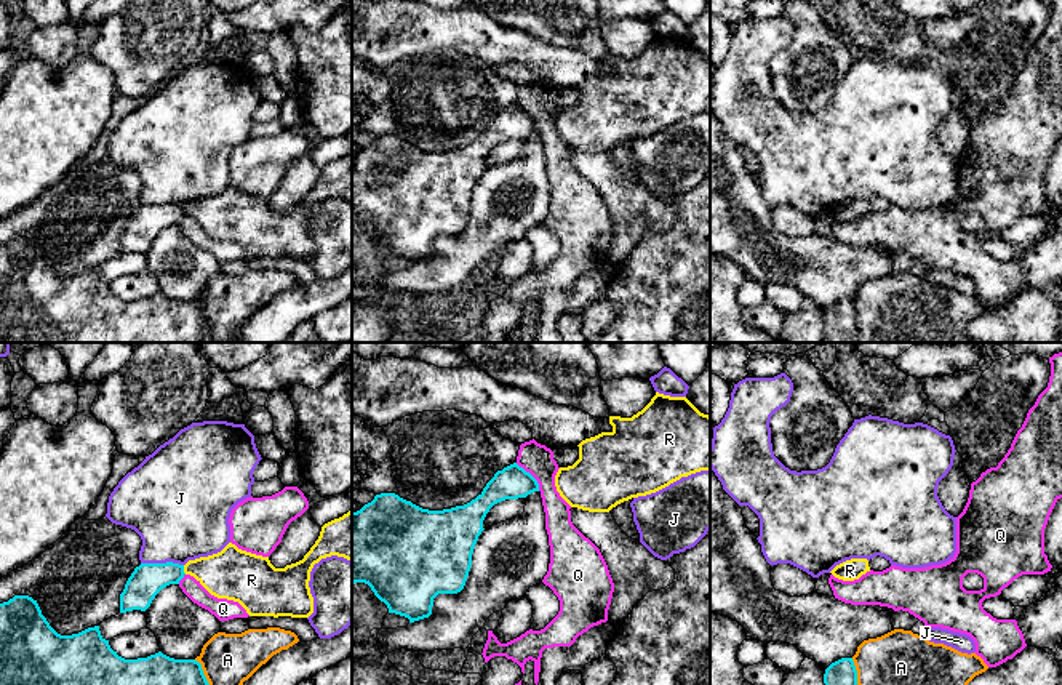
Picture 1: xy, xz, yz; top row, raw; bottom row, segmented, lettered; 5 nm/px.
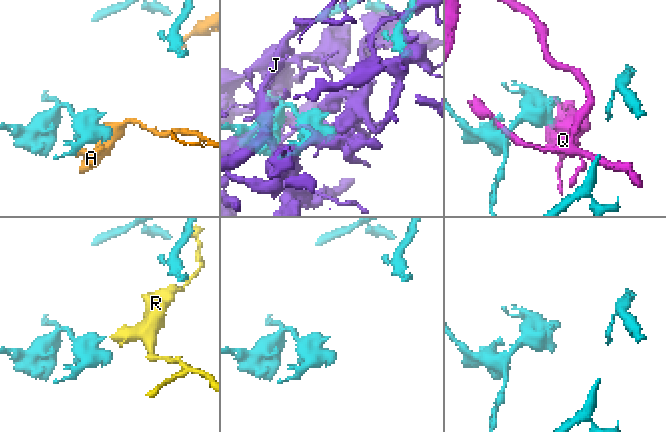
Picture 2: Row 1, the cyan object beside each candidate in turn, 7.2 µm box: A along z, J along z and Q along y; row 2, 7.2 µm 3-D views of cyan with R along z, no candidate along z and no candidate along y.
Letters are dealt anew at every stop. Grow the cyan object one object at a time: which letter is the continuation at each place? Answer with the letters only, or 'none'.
none

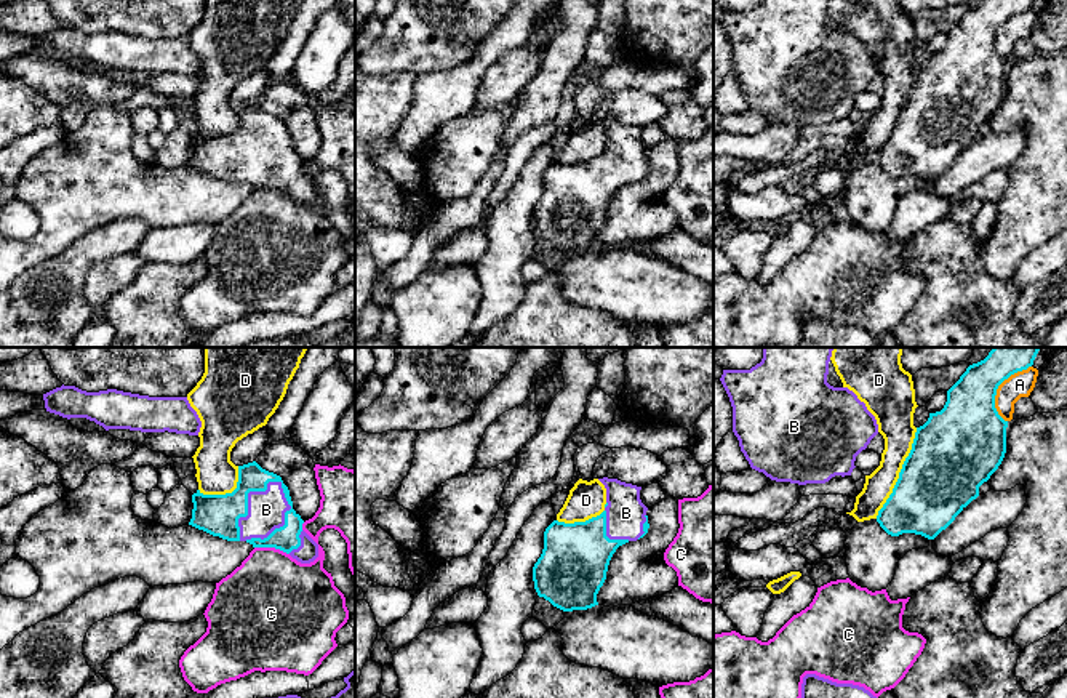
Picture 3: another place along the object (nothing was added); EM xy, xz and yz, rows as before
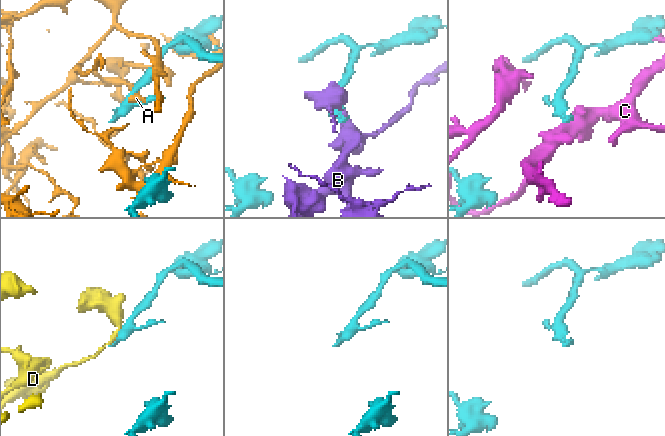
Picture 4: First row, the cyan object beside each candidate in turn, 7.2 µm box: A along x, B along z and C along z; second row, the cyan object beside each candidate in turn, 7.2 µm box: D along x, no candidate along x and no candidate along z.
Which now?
B

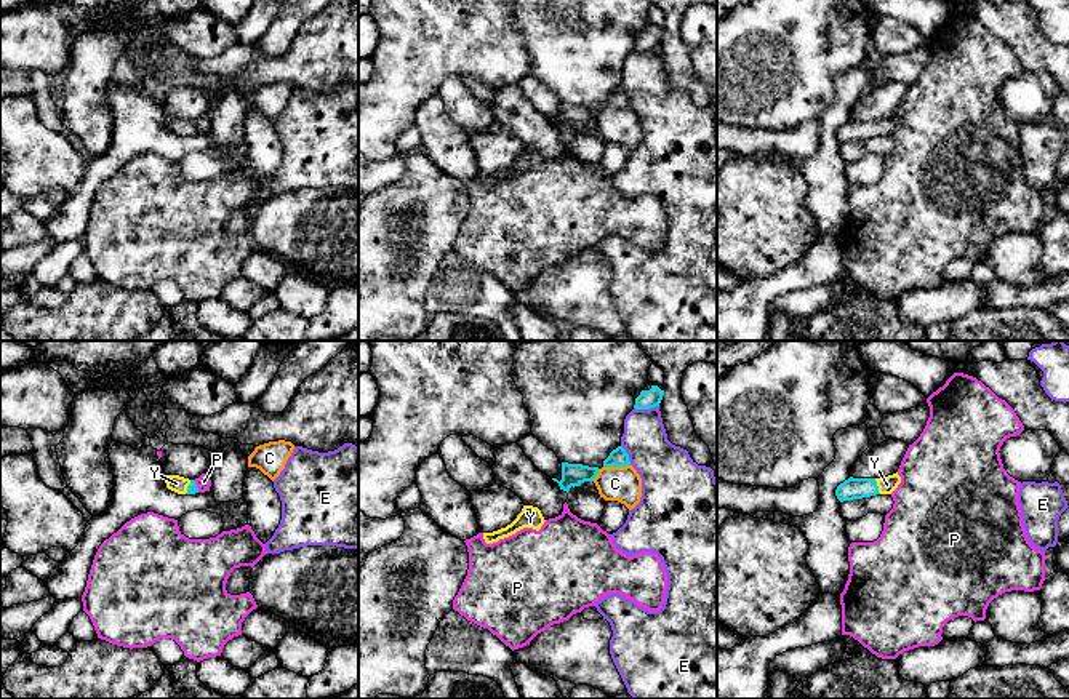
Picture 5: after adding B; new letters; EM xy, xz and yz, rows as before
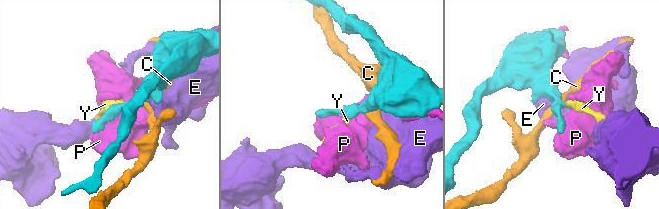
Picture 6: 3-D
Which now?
Y

